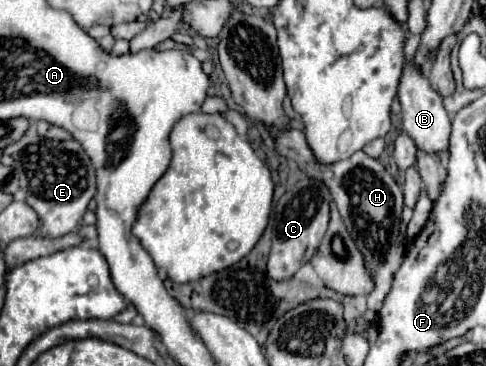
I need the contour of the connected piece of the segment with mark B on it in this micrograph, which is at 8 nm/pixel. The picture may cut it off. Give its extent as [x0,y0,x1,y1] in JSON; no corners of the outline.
[399,64,451,154]

